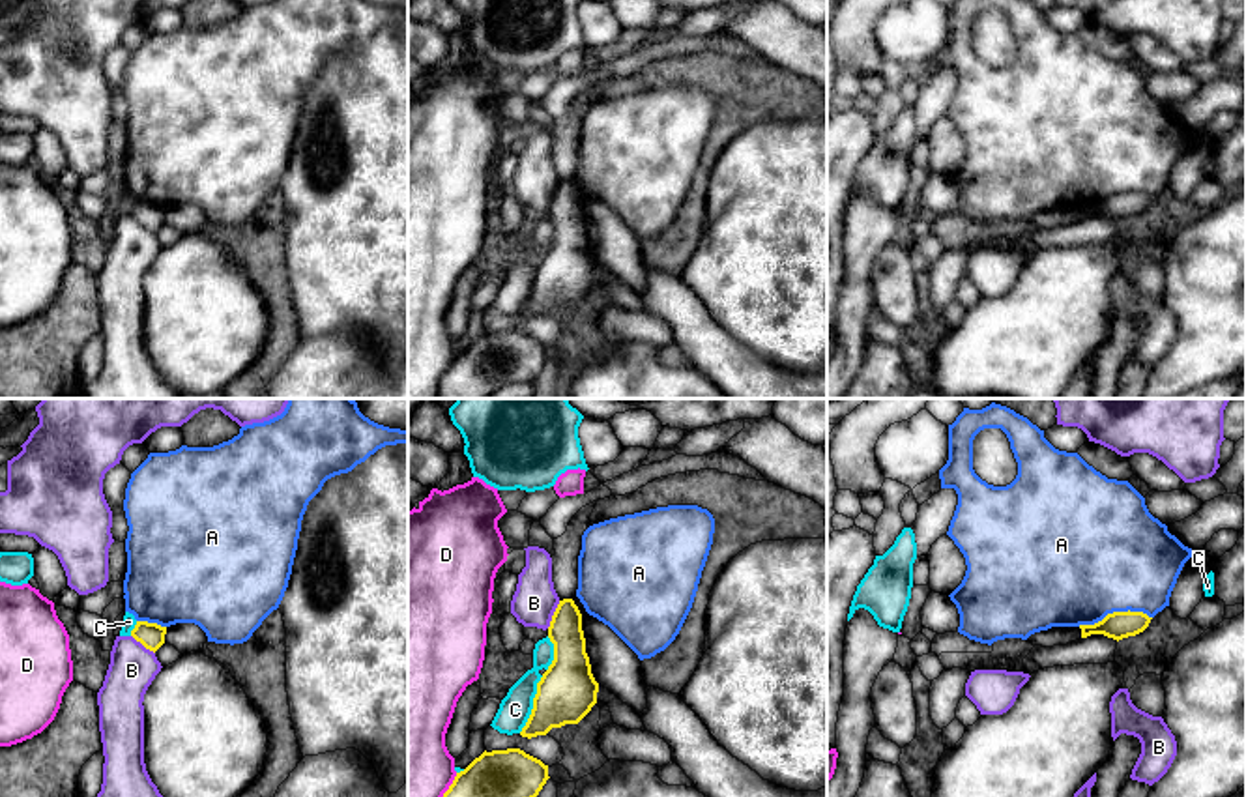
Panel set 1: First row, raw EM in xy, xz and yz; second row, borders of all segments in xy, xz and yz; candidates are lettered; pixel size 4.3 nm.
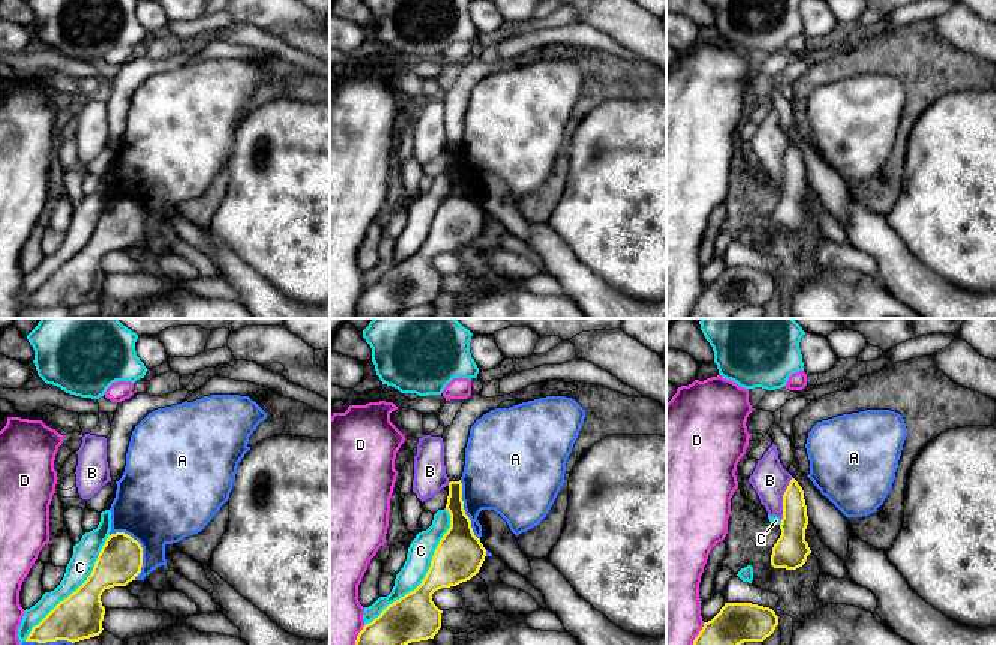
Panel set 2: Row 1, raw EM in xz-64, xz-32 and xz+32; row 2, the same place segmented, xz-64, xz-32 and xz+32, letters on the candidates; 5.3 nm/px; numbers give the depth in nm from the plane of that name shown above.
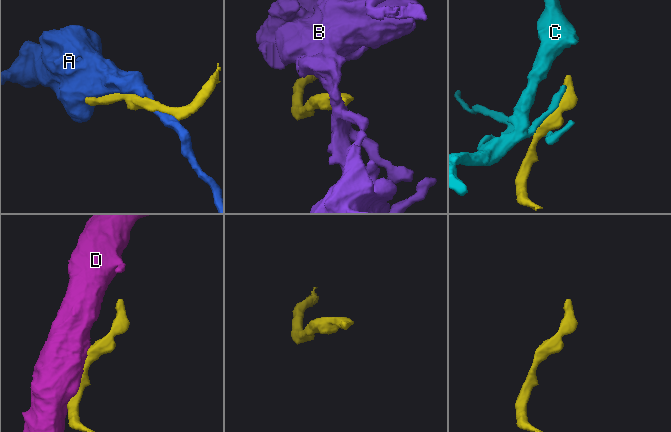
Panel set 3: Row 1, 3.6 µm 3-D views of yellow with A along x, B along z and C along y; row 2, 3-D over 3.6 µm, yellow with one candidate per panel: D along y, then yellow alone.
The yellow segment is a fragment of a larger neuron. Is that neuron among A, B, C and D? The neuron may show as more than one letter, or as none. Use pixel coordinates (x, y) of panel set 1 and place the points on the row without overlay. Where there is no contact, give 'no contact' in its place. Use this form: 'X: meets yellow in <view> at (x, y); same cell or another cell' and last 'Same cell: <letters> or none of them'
A: meets yellow in yz at (1114, 193); same cell
B: meets yellow in xz at (554, 195); another cell
C: meets yellow in xz at (534, 285); another cell
D: meets yellow in xz at (444, 376); another cell
Same cell: A

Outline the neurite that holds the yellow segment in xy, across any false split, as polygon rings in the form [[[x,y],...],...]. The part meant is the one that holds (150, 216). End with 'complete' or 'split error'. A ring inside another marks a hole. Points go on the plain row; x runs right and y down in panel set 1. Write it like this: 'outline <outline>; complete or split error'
outline [[[269,0],[245,6],[238,17],[213,28],[181,26],[150,34],[131,54],[123,80],[129,107],[123,180],[125,193],[137,200],[131,217],[155,234],[170,206],[195,204],[208,223],[247,223],[284,178],[309,82],[327,60],[352,52],[378,30],[397,24],[408,24],[408,11],[370,0]]]; split error

